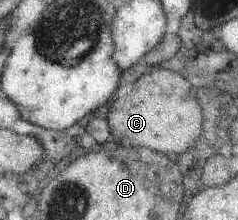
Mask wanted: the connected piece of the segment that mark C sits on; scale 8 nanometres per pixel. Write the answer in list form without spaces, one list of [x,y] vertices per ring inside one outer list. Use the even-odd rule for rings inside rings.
[[[156,67],[133,81],[131,90],[121,99],[108,104],[105,118],[93,118],[85,124],[85,131],[96,144],[111,137],[121,146],[141,146],[166,156],[186,153],[201,133],[201,109],[190,83],[177,71]],[[111,129],[111,131],[109,131]]]

